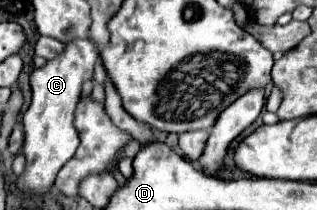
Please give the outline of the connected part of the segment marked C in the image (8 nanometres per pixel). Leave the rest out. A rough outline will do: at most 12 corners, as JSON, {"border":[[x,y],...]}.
{"border":[[74,38],[30,76],[26,170],[44,194],[74,156],[74,112],[98,48]]}

